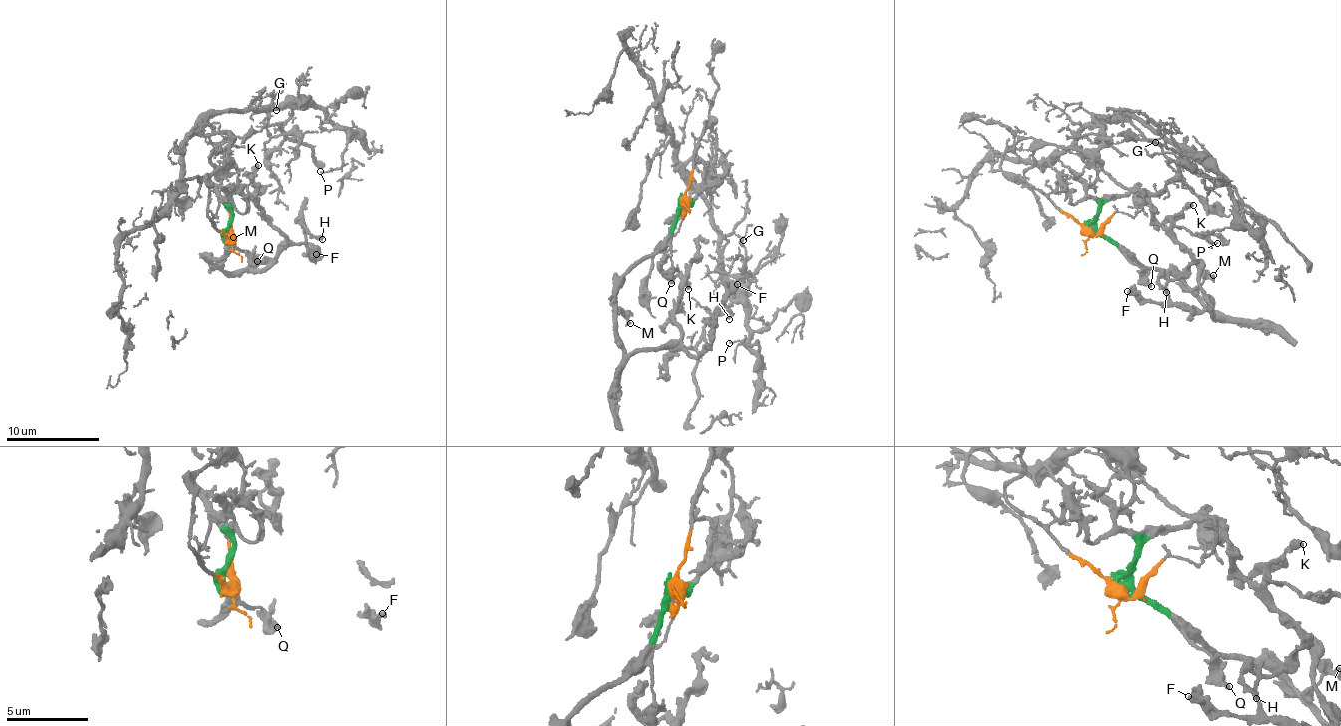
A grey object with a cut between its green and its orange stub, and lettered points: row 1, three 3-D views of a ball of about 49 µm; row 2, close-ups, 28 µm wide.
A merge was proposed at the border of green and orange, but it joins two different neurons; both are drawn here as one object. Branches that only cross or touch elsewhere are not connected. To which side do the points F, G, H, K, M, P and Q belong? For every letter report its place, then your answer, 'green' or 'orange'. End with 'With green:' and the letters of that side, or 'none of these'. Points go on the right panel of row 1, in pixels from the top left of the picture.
F: at (1127, 291); green
G: at (1155, 142); orange
H: at (1166, 292); green
K: at (1193, 205); green
M: at (1213, 275); green
P: at (1217, 243); orange
Q: at (1151, 286); green
With green: F, H, K, M, Q

